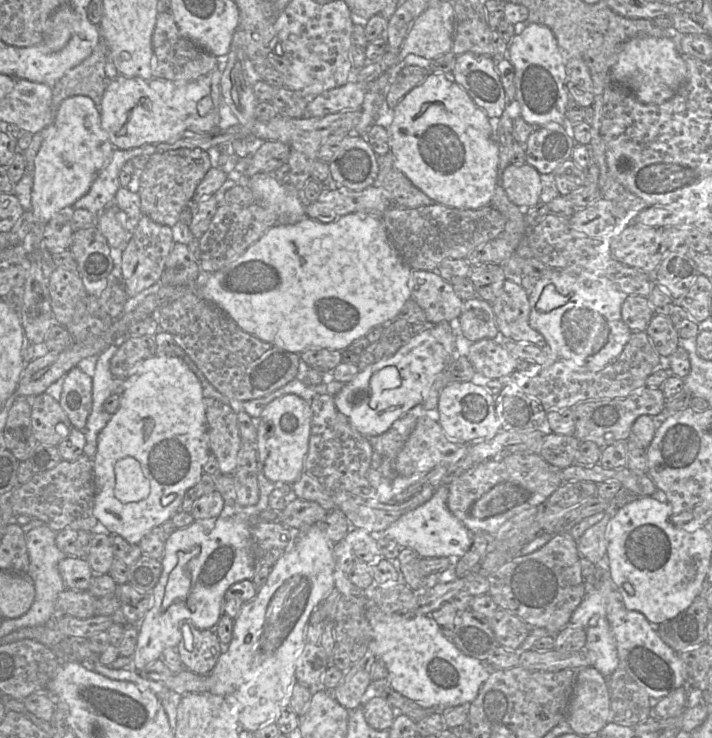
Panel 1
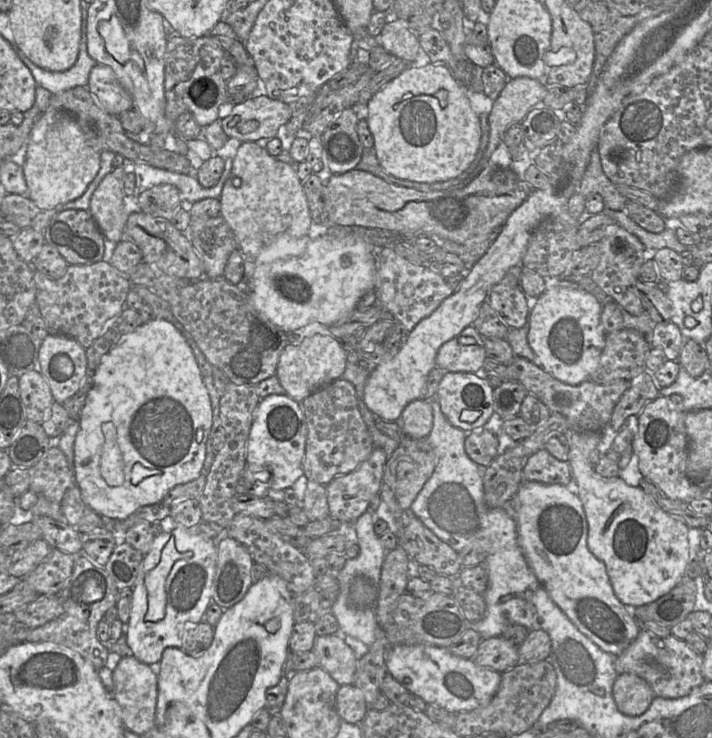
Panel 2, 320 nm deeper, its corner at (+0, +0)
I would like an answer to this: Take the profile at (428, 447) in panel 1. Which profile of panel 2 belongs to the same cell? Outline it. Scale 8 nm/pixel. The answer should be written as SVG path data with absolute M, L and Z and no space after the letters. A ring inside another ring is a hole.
M484 427L466 433L465 451L480 467L488 466L498 455L498 445L497 436Z

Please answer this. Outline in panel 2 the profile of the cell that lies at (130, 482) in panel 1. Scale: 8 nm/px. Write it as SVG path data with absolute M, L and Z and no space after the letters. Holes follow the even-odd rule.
M113 423L102 424L104 446L101 457L100 472L103 479L111 487L121 486L124 482L124 461L117 443L117 431Z

